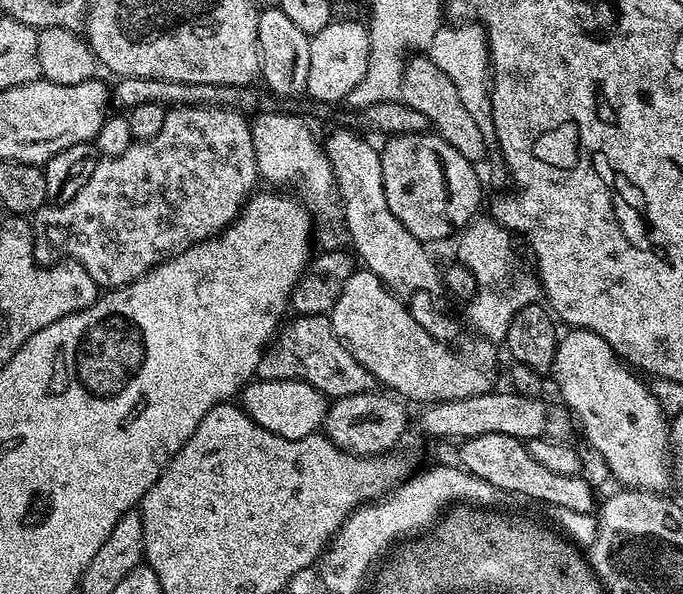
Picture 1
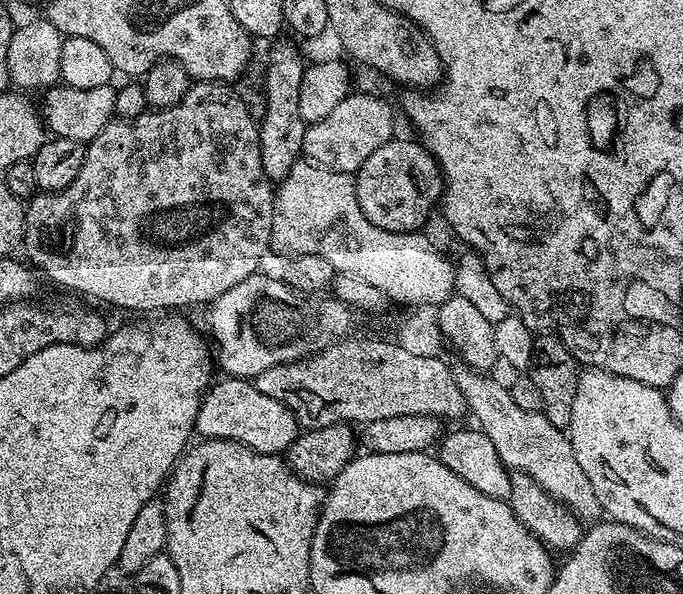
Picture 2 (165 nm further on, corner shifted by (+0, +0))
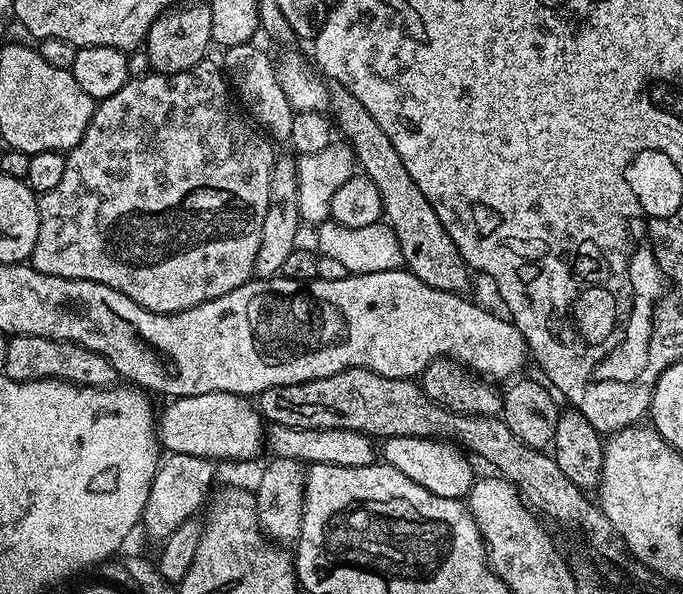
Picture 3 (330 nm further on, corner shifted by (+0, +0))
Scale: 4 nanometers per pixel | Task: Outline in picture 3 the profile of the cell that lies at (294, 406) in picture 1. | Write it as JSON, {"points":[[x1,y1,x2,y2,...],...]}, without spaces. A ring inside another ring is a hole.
{"points":[[229,392,178,396,158,416,161,449,171,454,194,454,213,462,252,460,266,448,266,424,251,399]]}

